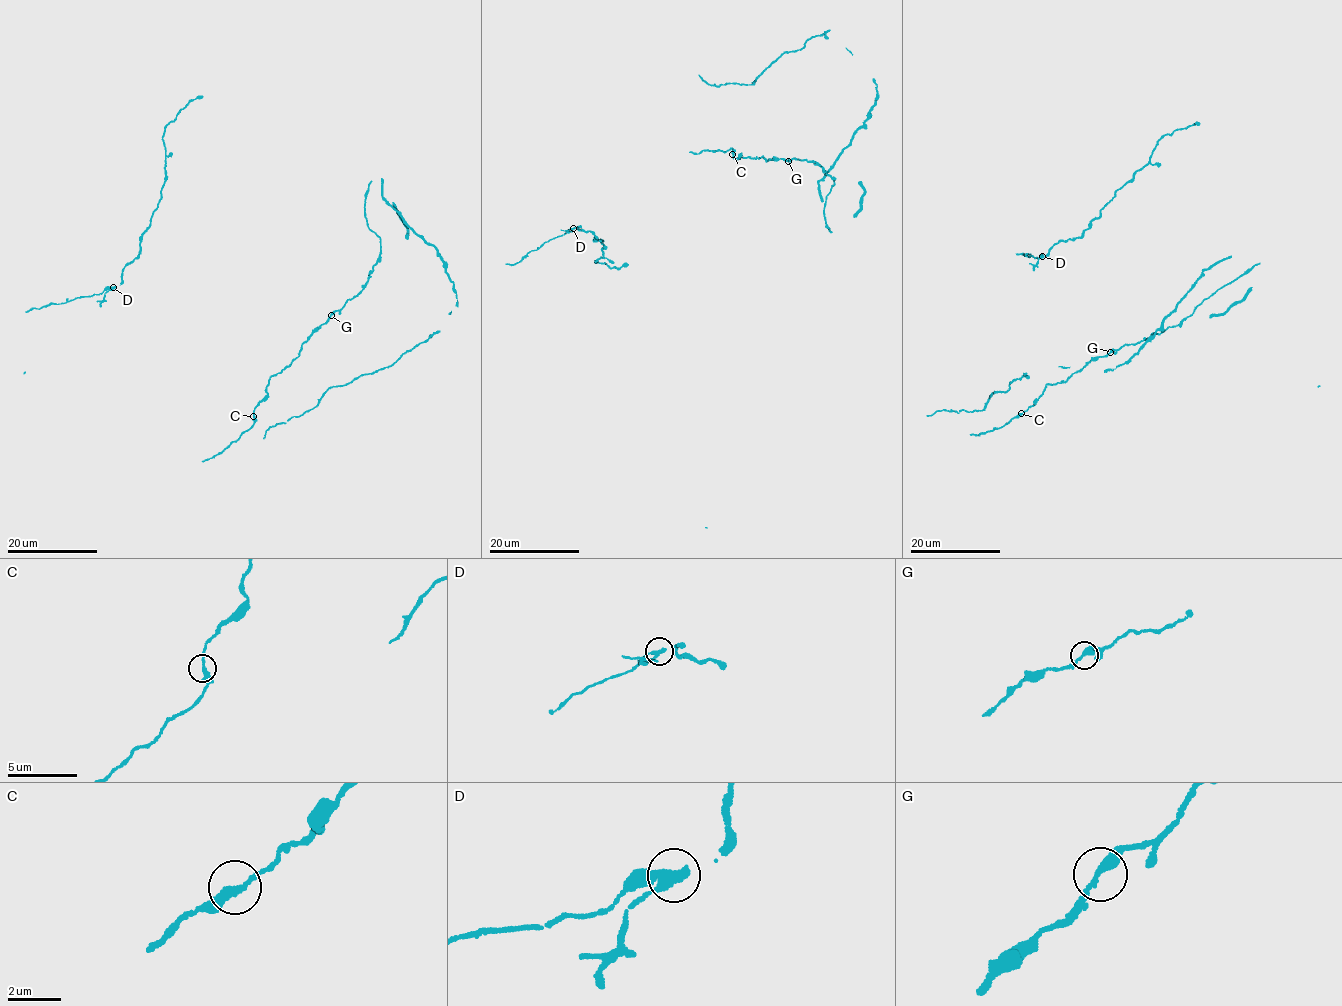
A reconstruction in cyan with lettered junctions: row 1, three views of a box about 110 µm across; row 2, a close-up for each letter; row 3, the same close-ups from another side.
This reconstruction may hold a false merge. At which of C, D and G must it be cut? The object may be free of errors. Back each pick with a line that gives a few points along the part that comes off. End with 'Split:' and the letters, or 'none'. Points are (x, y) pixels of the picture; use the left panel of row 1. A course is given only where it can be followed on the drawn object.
D: Course of the part to remove: (113, 287), (103, 300), (97, 300)
Split: D

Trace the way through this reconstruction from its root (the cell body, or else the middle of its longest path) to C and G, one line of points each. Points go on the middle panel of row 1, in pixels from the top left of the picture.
C: (816, 162), (796, 158), (765, 161), (762, 156), (740, 159), (741, 155), (736, 159), (732, 154)
G: (816, 162), (796, 158), (788, 161)

